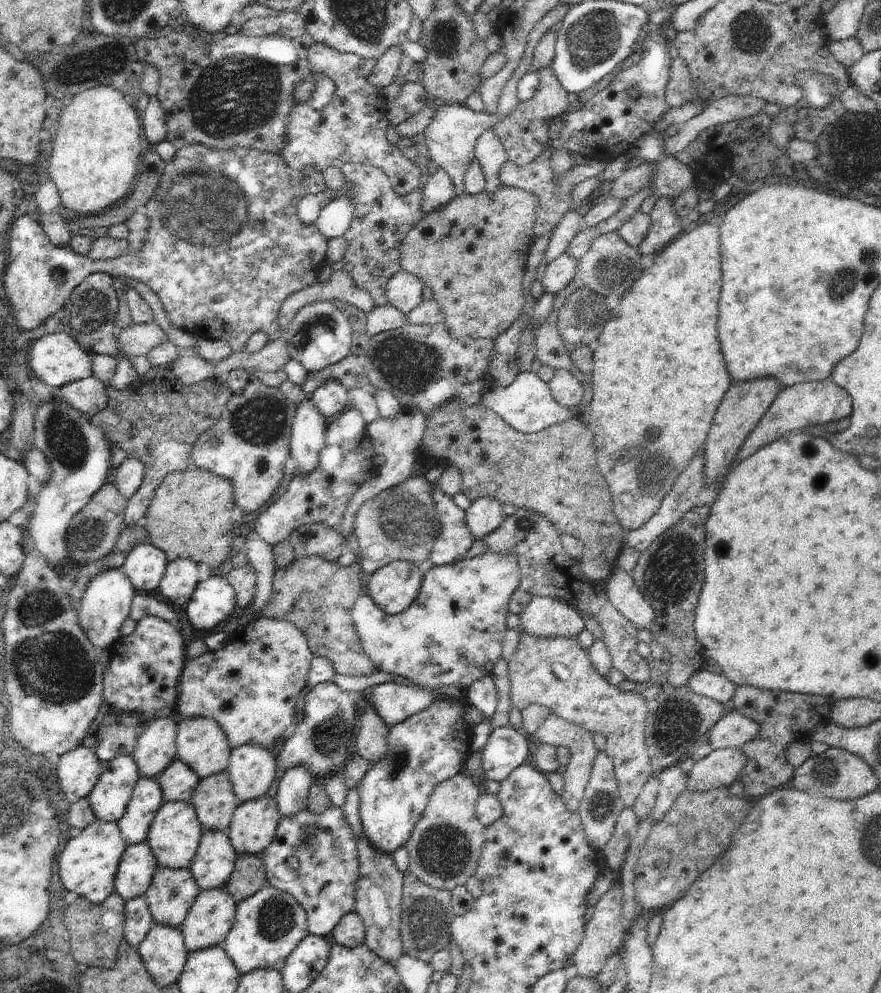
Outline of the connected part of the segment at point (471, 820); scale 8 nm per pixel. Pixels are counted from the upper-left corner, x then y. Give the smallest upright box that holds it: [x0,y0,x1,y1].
[405,773,485,892]

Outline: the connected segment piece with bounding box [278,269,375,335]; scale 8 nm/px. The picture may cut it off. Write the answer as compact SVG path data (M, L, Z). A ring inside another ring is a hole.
M343 269L332 271L328 282L318 282L314 286L292 294L284 301L278 314L281 334L286 334L292 319L304 306L314 302L333 300L342 300L367 313L375 307L370 293L354 282L349 272Z

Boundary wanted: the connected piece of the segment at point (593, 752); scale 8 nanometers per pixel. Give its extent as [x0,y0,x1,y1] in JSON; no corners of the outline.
[531,713,598,813]

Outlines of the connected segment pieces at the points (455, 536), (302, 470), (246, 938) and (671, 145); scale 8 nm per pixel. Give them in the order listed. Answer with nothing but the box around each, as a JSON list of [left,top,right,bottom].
[[418,482,475,575],[290,399,328,476],[221,885,308,976],[664,95,769,156]]

